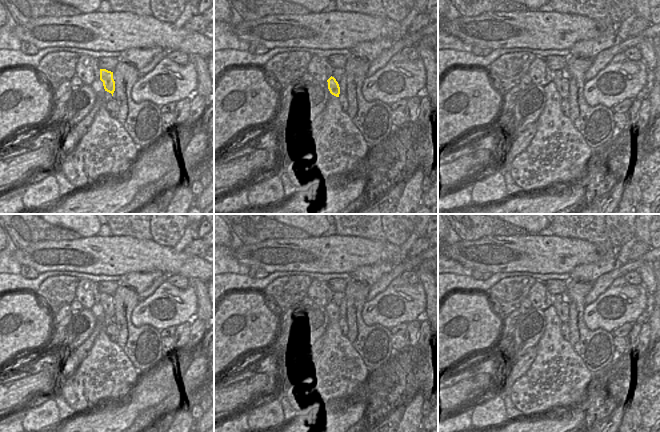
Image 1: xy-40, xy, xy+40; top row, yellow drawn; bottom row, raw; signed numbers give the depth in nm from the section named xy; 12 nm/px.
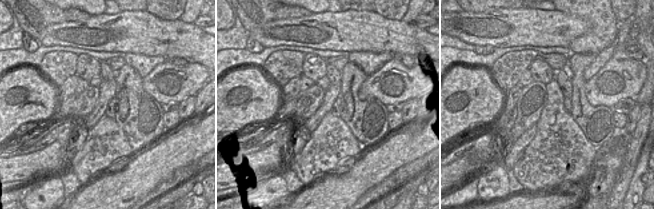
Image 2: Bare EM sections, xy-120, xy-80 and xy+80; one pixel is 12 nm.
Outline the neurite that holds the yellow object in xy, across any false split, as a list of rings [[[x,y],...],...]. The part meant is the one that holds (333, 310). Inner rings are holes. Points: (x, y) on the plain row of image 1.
[[[336,292],[332,296],[332,300],[327,304],[330,317],[339,321],[340,317],[345,317],[347,314],[347,302],[344,292]]]

